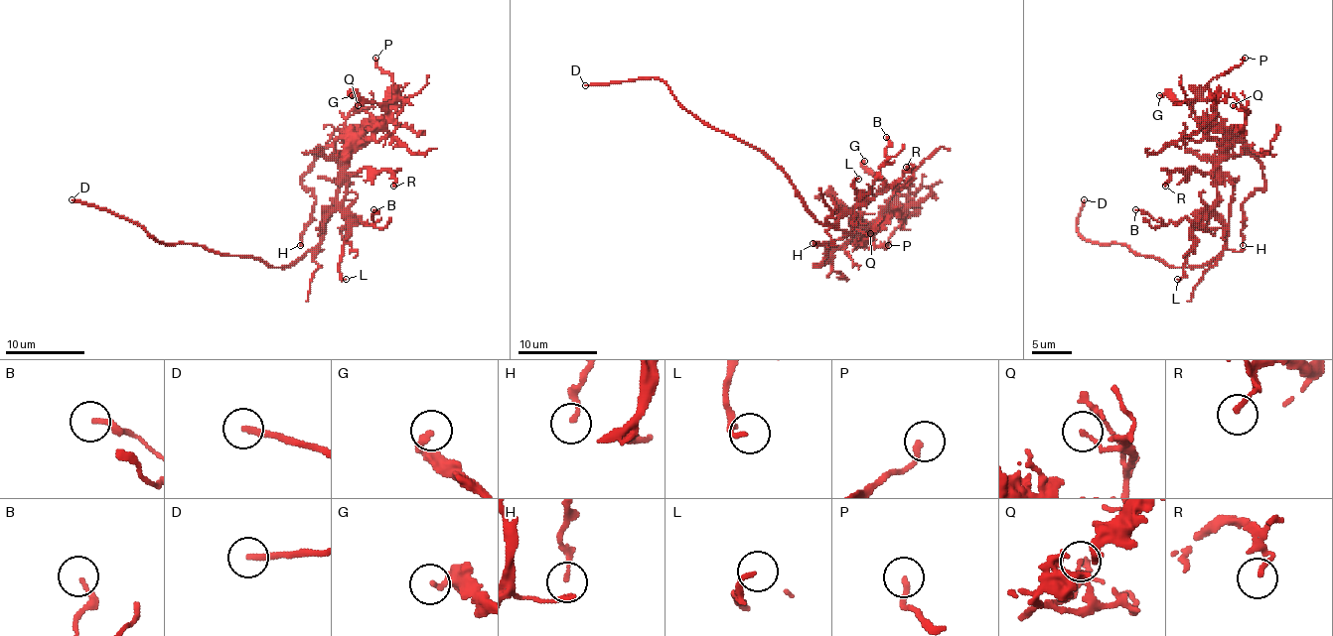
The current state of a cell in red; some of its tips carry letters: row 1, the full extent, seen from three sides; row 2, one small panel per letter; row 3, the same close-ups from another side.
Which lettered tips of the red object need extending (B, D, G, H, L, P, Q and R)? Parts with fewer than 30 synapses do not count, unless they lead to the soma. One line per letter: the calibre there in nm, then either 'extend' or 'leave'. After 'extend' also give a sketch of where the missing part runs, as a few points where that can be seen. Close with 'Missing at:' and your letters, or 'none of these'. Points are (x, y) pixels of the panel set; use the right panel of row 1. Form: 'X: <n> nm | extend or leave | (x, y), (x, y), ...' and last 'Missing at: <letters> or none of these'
B: 180 nm | leave
D: 240 nm | extend | (1084, 199), (1121, 190), (1147, 191), (1159, 193), (1165, 199), (1191, 209), (1183, 197), (1185, 193)
G: 240 nm | leave
H: 160 nm | leave
L: 150 nm | leave
P: 200 nm | leave
Q: 140 nm | leave
R: 170 nm | leave
Missing at: D

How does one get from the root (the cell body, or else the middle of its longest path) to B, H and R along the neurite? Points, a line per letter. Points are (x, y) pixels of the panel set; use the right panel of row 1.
B: (1211, 261), (1223, 249), (1225, 227), (1209, 209), (1193, 219), (1185, 217), (1165, 225), (1135, 209)
H: (1211, 261), (1223, 249), (1233, 199), (1219, 165), (1245, 147), (1264, 186), (1243, 203), (1243, 245)
R: (1211, 261), (1225, 243), (1225, 223), (1213, 207), (1217, 197), (1215, 180), (1187, 169), (1173, 173), (1165, 186)

